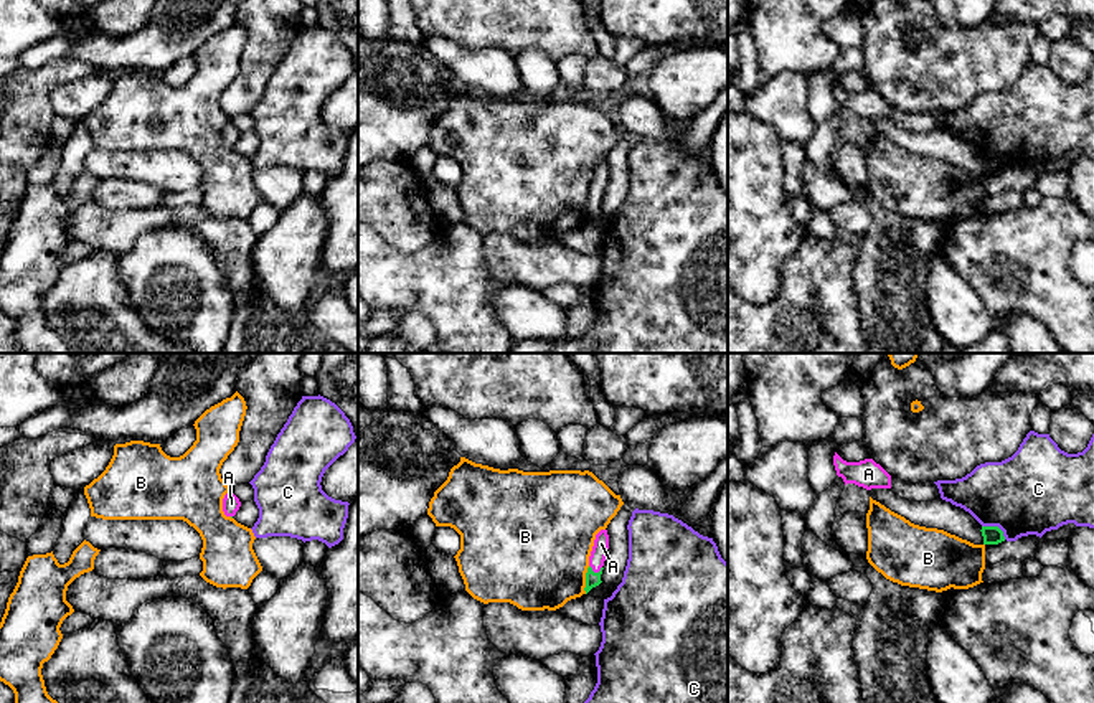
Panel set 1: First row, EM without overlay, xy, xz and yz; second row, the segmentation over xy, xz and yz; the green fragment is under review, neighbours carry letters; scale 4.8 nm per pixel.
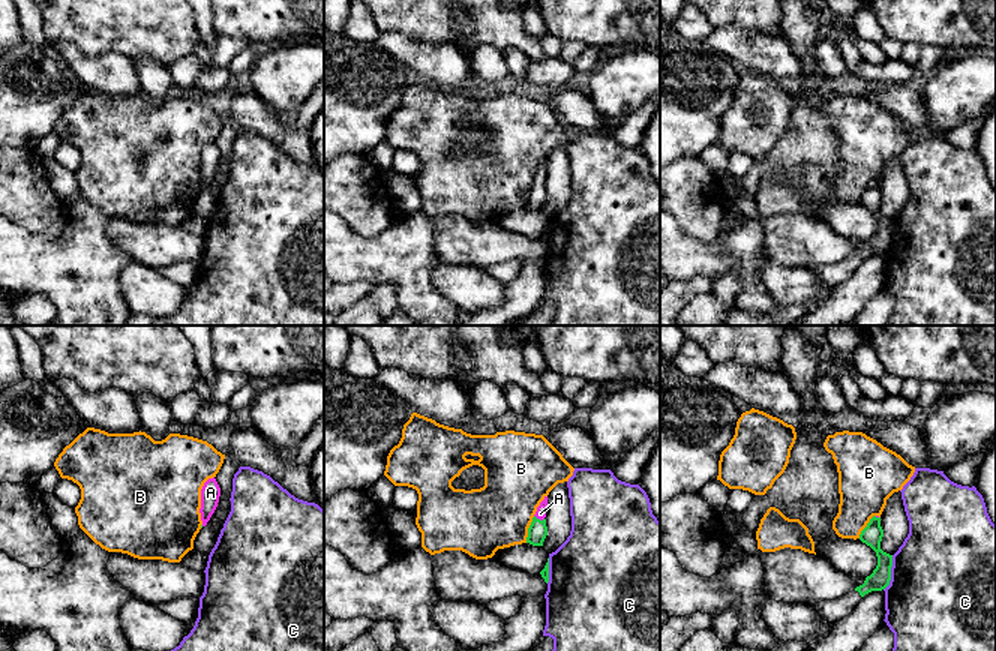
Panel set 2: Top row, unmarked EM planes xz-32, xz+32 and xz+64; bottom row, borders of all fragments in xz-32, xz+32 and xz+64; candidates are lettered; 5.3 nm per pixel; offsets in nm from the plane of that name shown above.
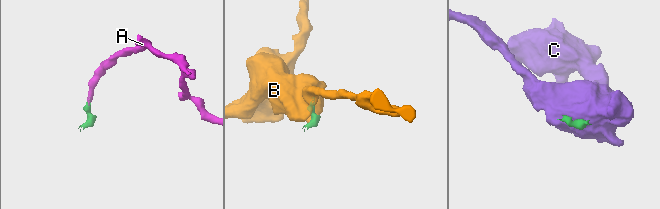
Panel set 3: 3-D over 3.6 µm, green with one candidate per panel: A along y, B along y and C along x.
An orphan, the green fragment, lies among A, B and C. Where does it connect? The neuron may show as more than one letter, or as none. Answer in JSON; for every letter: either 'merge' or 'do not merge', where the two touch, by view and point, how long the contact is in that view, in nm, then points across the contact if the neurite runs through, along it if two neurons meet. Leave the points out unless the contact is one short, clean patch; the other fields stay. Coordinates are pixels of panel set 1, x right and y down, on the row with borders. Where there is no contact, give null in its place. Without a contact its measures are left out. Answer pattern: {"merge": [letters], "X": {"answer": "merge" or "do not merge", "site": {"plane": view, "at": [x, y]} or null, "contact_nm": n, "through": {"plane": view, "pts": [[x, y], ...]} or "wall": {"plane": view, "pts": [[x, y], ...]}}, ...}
{"merge": ["A"], "A": {"answer": "merge", "site": {"plane": "xz", "at": [593, 571]}, "contact_nm": 70, "through": {"plane": "xz", "pts": [[593, 580], [593, 571], [601, 543]]}}, "B": {"answer": "do not merge", "site": {"plane": "xz", "at": [586, 580]}, "contact_nm": 140, "wall": {"plane": "xz", "pts": [[589, 566], [584, 576], [584, 593]]}}, "C": {"answer": "do not merge", "site": {"plane": "yz", "at": [995, 527]}, "contact_nm": 140, "wall": {"plane": "yz", "pts": [[982, 525], [995, 525], [1005, 538]]}}}

